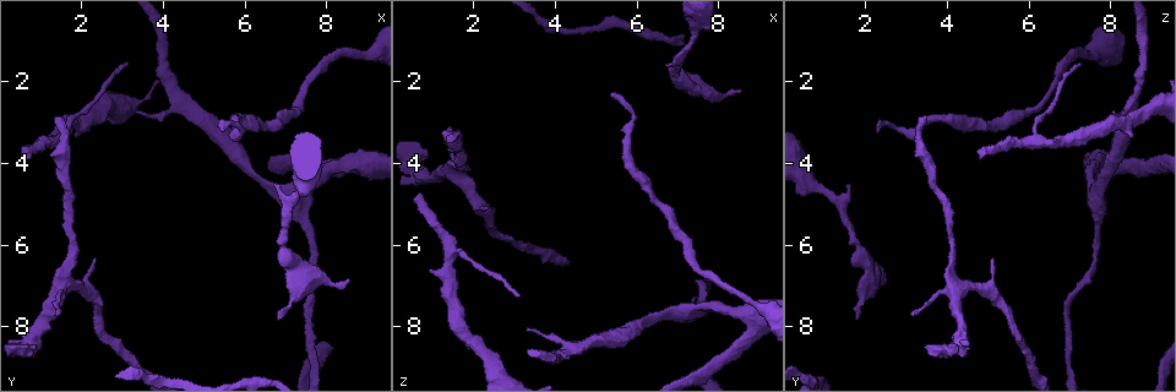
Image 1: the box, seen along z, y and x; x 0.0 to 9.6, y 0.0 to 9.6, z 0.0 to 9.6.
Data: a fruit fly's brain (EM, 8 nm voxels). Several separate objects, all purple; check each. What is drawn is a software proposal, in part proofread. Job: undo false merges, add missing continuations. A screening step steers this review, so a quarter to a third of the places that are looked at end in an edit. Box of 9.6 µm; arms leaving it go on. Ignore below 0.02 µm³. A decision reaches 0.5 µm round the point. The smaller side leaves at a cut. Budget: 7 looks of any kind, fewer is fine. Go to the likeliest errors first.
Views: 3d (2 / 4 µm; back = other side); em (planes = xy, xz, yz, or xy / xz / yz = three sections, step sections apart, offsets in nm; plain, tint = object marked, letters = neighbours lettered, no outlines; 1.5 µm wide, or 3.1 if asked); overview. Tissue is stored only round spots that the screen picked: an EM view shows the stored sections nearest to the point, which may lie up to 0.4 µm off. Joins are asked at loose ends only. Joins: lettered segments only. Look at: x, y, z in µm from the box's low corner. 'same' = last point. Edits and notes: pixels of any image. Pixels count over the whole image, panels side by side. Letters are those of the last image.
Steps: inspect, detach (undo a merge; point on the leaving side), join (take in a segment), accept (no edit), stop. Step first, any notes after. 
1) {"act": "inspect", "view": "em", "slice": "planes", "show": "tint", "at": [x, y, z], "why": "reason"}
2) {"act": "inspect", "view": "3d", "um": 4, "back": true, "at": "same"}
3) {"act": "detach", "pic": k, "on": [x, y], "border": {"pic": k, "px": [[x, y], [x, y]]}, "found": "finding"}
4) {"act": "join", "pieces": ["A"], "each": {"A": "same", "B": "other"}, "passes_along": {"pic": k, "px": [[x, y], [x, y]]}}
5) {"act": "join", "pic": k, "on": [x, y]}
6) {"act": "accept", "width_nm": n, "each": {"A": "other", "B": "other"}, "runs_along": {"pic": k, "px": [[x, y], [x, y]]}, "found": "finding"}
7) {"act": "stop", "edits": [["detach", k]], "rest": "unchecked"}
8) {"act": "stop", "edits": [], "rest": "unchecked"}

{"act": "inspect", "view": "3d", "um": 4, "back": true, "at": [5.45, 3.30, 2.35], "why": "long arm stops here"}

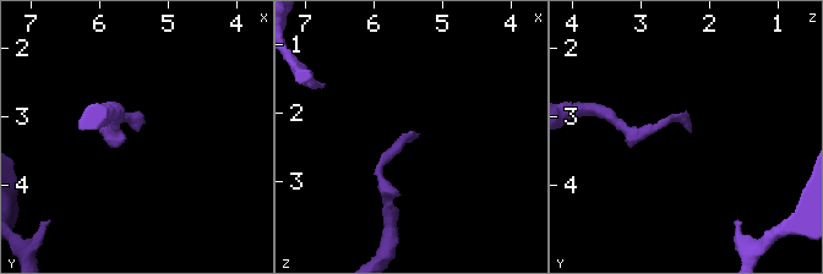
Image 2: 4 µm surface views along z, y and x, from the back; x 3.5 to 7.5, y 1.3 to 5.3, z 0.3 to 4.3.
{"act": "inspect", "view": "em", "slice": "xy", "step": 4, "show": "letters", "at": [5.40, 3.25, 2.30]}

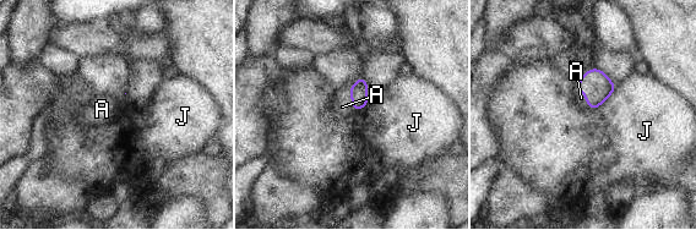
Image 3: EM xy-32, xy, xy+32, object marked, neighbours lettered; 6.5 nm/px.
{"act": "join", "pieces": ["A"], "each": {"A": "same", "J": "other"}, "found": "the cell continues"}

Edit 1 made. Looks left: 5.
{"act": "inspect", "view": "overview", "why": "see it whole again"}

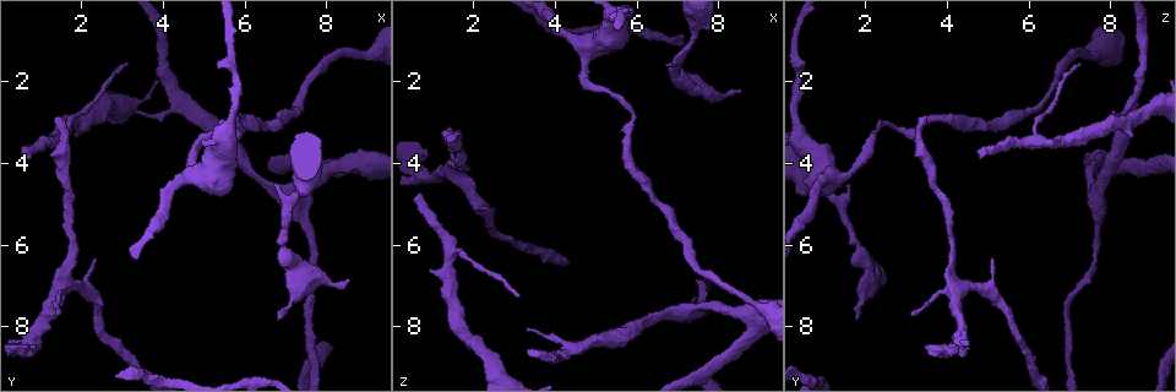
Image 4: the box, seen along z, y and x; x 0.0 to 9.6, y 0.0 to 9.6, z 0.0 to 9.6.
{"act": "inspect", "view": "3d", "um": 4, "at": [1.40, 2.85, 3.45], "why": "long arm stops here"}

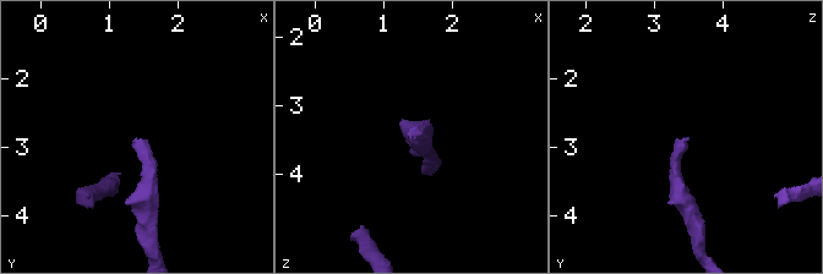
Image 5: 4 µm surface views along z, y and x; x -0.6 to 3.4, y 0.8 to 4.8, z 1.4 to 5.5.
{"act": "inspect", "view": "em", "slice": "xy", "step": 8, "show": "letters", "at": [1.35, 2.85, 3.50]}

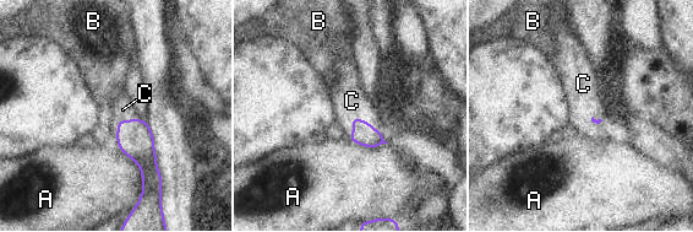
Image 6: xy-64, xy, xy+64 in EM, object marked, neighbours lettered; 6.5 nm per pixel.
{"act": "inspect", "view": "em", "slice": "planes", "show": "letters", "at": "same", "why": "cut it another way"}

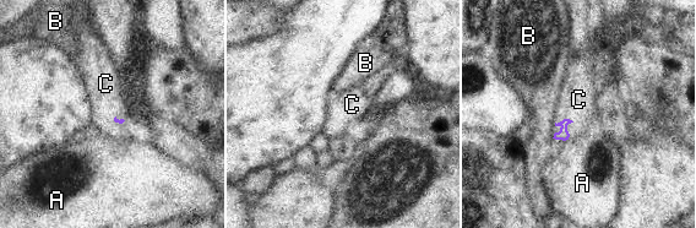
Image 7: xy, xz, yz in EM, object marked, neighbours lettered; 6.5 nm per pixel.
{"act": "join", "pieces": ["C"], "each": {"A": "other", "B": "other", "C": "same"}, "passes_along": {"pic": 7, "px": [[565, 136], [564, 129], [578, 99]]}, "found": "it goes on there"}

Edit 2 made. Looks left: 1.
{"act": "inspect", "view": "em", "slice": "planes", "show": "letters", "at": [8.55, 6.80, 2.35], "why": "branch stops here"}

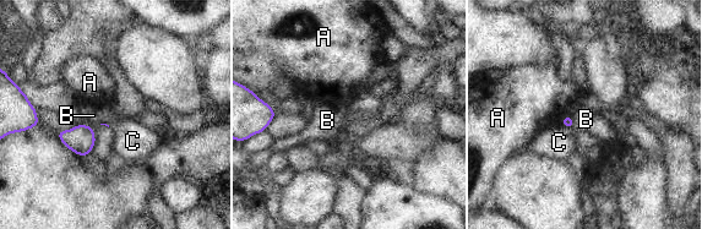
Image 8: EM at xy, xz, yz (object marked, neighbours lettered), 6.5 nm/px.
{"act": "accept", "each": {"A": "other", "B": "other", "C": "other"}, "found": "no lettered segment goes on from it"}

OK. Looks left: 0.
{"act": "stop", "edits": [["join", 3], ["join", 7]], "rest": "unchecked"}

